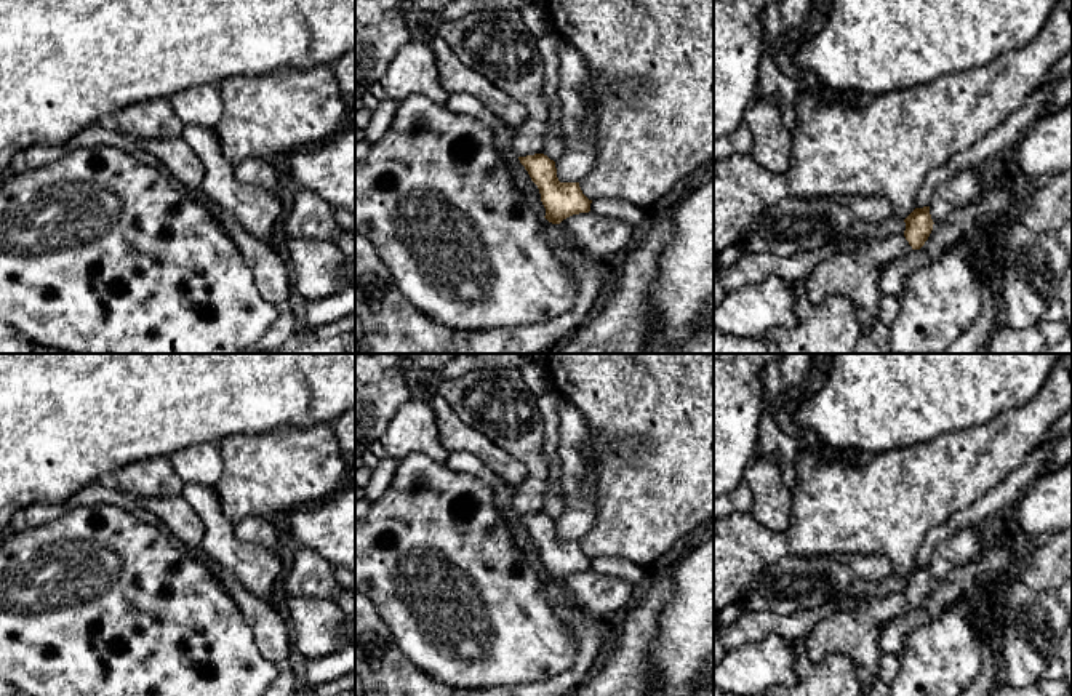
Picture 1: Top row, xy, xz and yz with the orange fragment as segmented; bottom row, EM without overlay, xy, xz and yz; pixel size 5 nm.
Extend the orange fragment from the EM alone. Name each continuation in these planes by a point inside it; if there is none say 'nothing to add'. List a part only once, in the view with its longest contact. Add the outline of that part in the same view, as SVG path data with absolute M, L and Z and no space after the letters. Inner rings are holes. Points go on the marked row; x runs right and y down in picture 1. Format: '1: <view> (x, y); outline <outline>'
nothing to add

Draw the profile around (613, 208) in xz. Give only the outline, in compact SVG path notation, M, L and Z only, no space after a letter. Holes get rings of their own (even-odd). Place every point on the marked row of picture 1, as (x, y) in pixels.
M618 198L592 200L590 211L610 219L618 219L635 227L642 222L642 219L646 214L646 210Z

